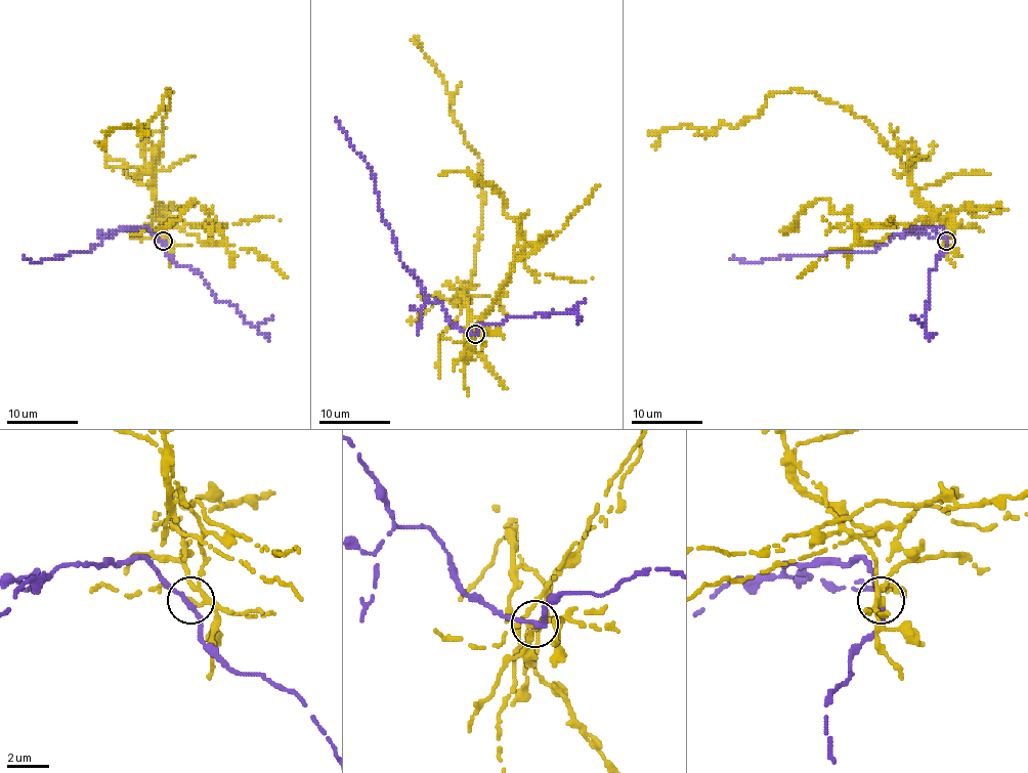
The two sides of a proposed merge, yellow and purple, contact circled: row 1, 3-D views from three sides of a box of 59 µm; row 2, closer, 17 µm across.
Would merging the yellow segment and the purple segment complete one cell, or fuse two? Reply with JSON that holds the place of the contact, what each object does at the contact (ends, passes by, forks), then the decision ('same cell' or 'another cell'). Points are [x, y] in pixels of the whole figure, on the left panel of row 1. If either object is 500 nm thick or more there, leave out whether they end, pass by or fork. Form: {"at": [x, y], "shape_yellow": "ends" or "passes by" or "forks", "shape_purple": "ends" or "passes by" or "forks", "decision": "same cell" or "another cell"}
{"at": [163, 241], "shape_yellow": "passes by", "shape_purple": "passes by", "decision": "another cell"}

